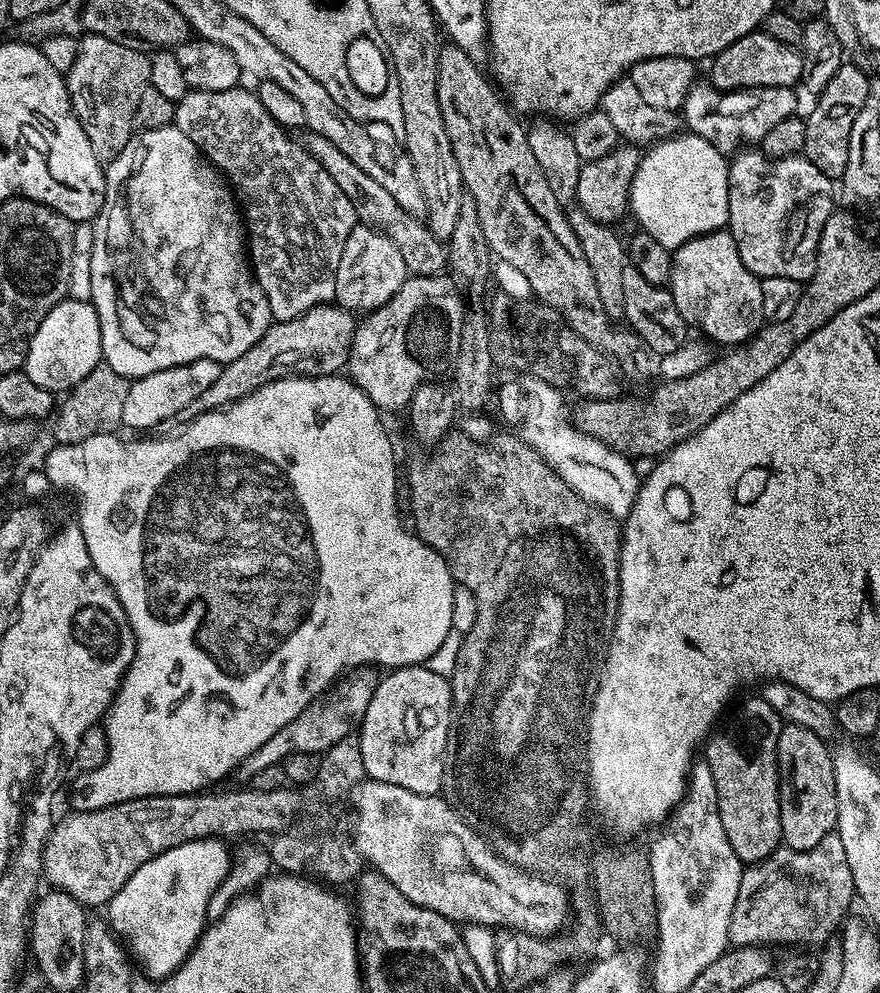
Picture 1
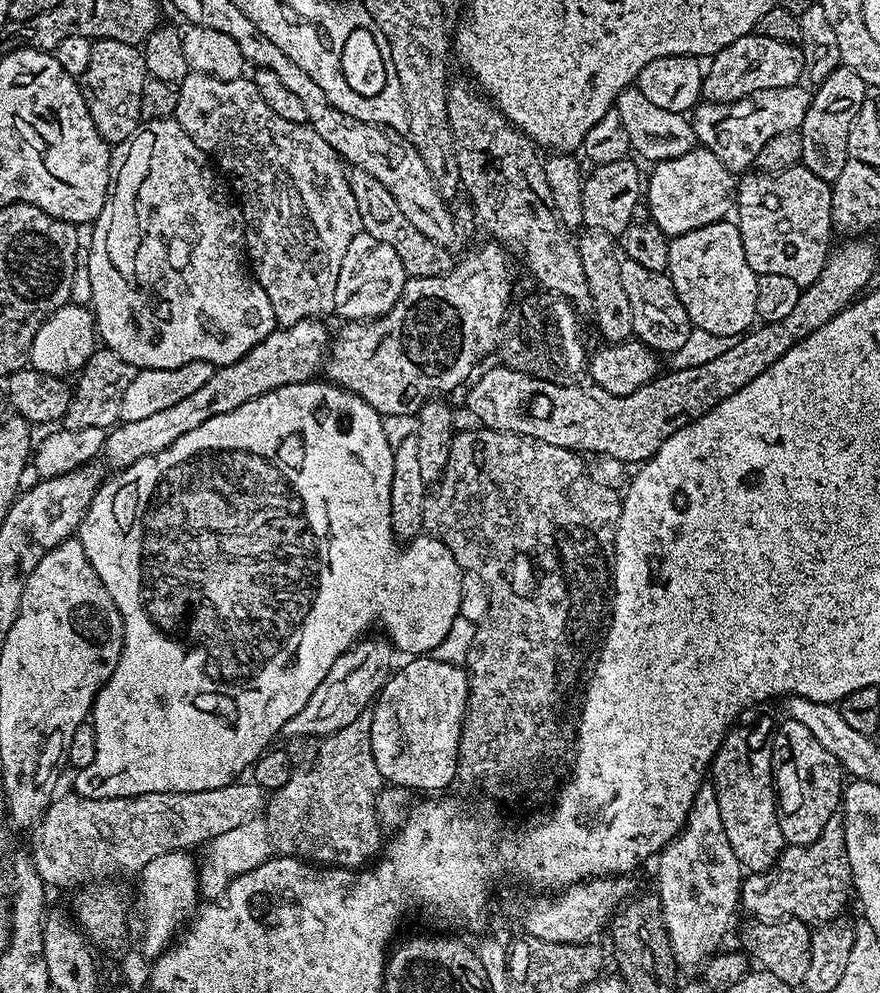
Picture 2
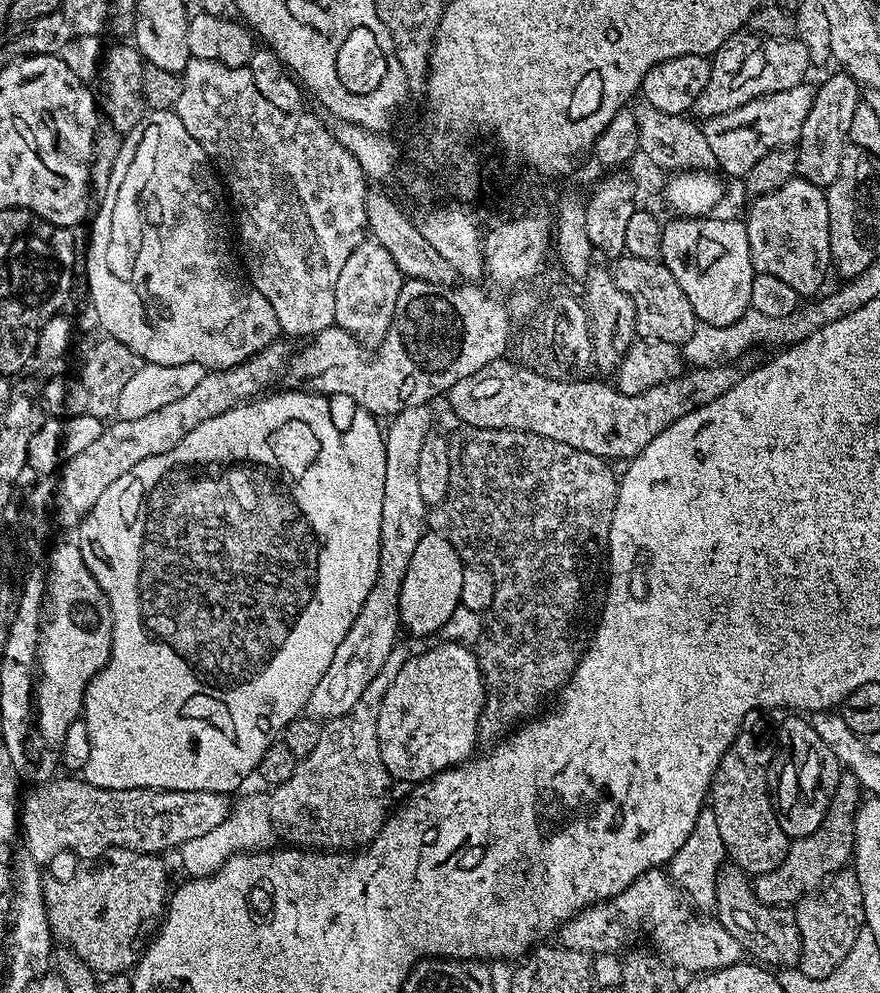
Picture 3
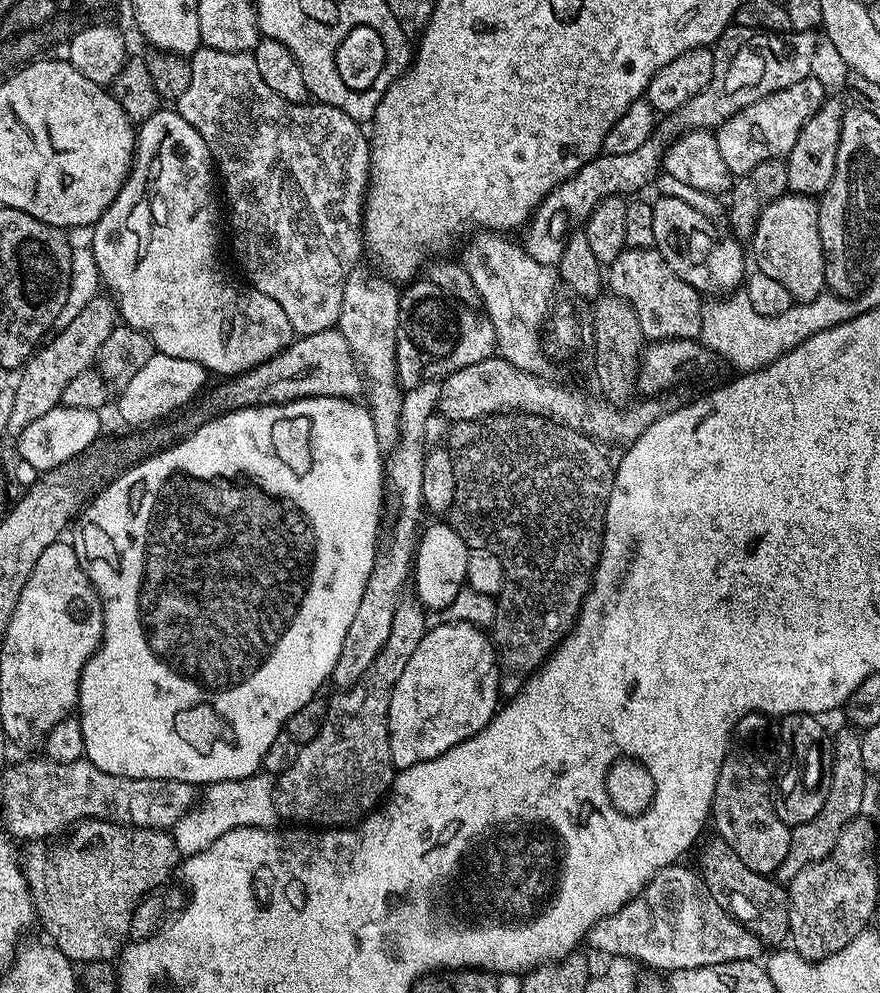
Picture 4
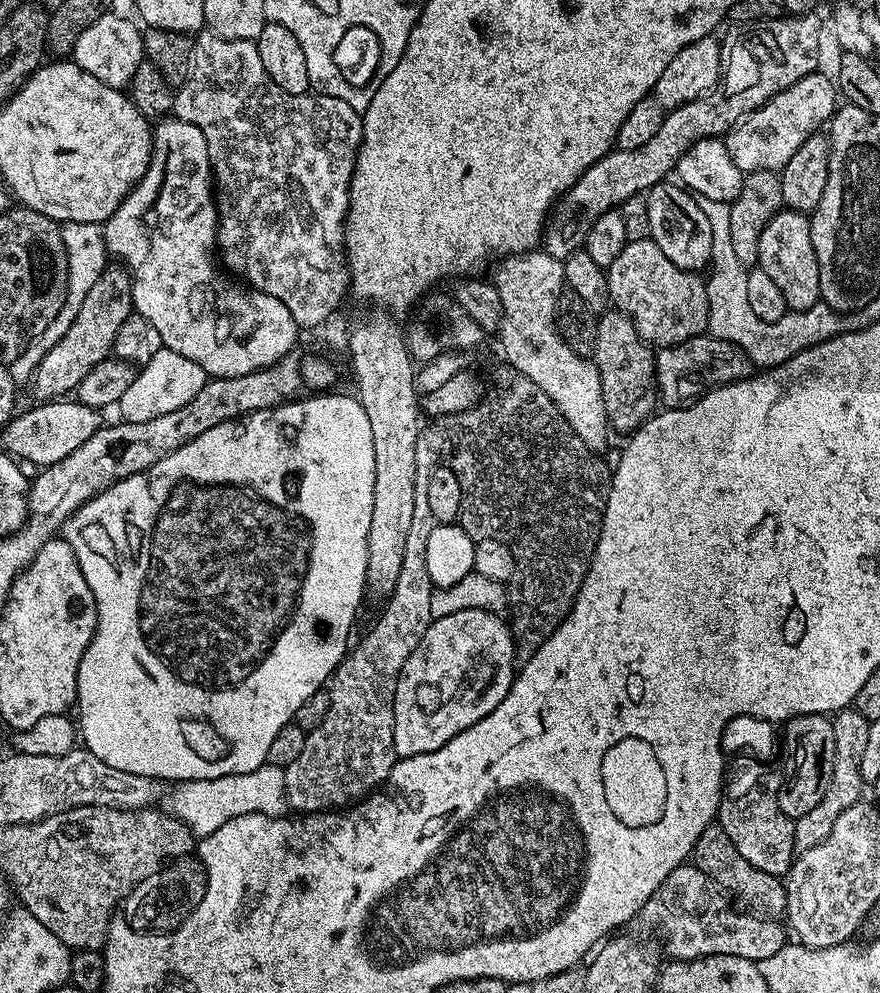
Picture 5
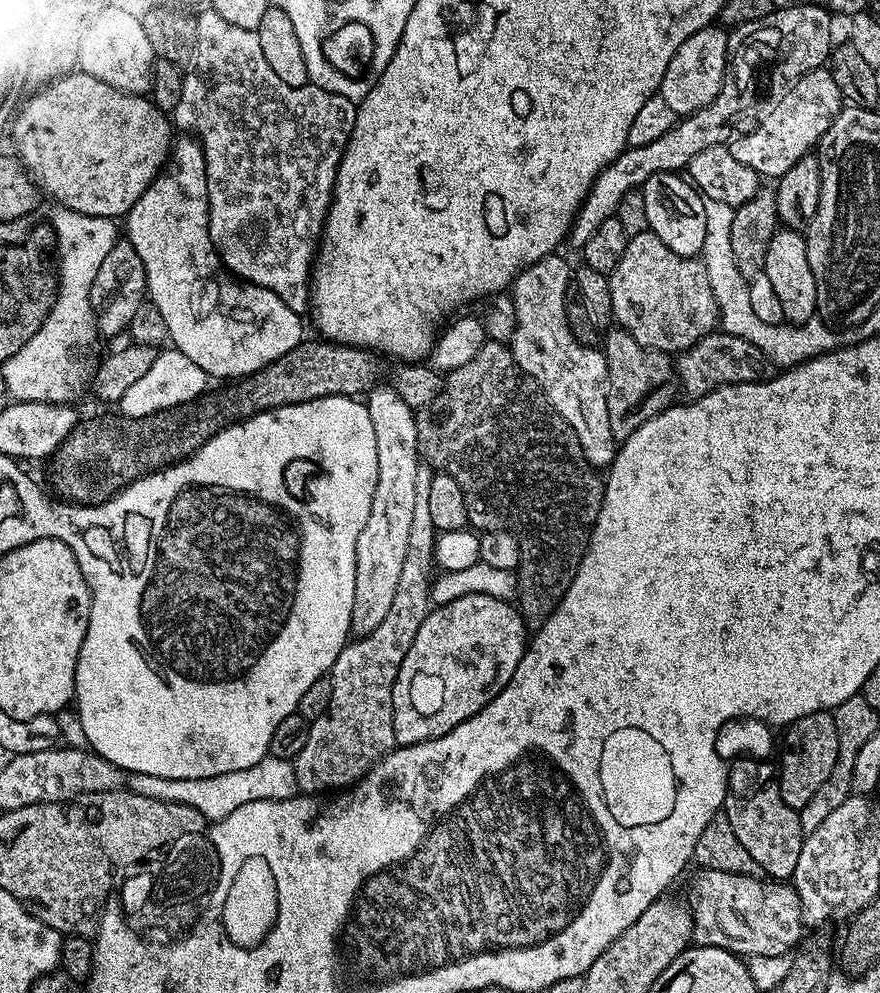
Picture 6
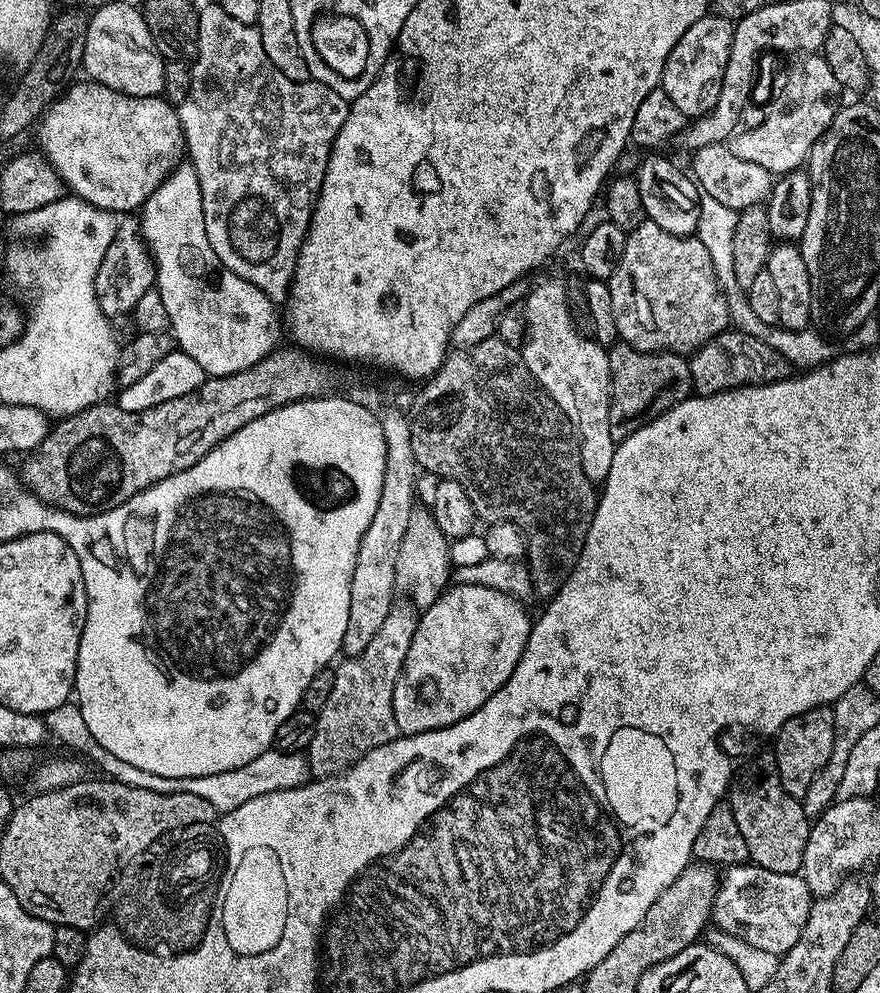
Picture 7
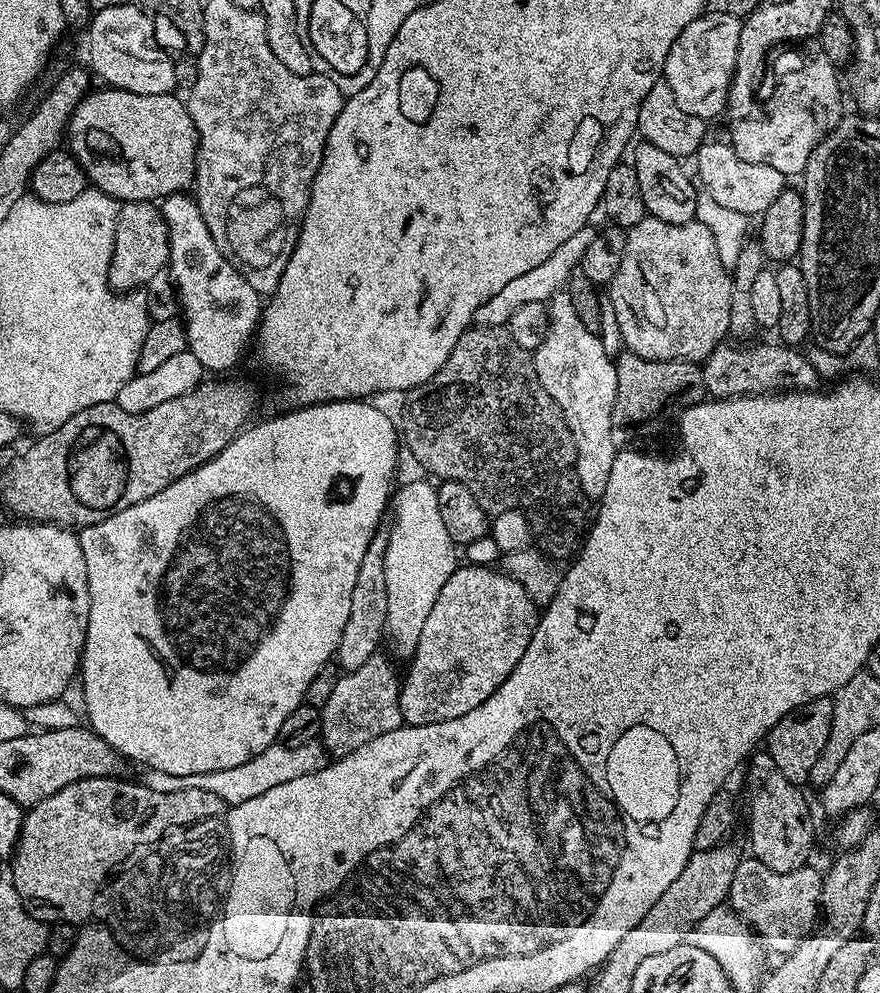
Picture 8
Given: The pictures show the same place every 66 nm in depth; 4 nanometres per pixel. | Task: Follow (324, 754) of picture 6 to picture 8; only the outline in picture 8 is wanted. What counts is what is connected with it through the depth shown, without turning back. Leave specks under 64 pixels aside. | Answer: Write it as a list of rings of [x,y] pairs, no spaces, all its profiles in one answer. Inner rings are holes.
[[[377,652],[368,658],[365,665],[360,666],[358,670],[339,675],[334,690],[332,690],[332,695],[321,709],[320,742],[323,749],[326,752],[328,750],[331,757],[339,758],[352,753],[358,747],[366,745],[367,742],[373,741],[374,738],[380,737],[383,733],[389,733],[390,730],[403,727],[399,685],[398,674],[396,676],[391,662],[382,652]]]

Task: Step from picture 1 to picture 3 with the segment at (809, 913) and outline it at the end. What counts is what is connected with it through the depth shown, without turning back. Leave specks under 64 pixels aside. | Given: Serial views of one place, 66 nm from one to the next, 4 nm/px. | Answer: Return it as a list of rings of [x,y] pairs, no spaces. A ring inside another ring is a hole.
[[[835,789],[826,810],[826,818],[822,818],[822,826],[818,826],[814,834],[793,839],[788,845],[784,861],[765,876],[755,877],[756,897],[763,904],[792,906],[803,896],[819,889],[829,876],[841,871],[847,865],[844,863],[852,860],[854,822],[861,803],[862,792],[840,792]]]

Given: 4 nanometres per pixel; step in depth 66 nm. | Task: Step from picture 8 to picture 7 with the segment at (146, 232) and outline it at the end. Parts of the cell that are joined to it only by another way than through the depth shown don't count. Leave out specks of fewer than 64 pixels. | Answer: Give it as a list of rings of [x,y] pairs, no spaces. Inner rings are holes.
[[[132,214],[121,215],[116,222],[114,242],[110,242],[110,250],[106,252],[106,258],[102,258],[102,266],[98,266],[96,275],[96,297],[102,310],[109,314],[131,313],[138,298],[154,287],[155,282],[156,261],[152,259],[148,241],[144,239],[141,221]]]

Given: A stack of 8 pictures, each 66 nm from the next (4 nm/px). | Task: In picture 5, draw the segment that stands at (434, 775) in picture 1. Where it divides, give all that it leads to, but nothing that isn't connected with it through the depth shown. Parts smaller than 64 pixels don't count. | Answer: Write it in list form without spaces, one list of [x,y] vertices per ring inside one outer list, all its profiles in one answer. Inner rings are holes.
[[[464,609],[429,624],[397,680],[393,700],[393,748],[397,757],[430,754],[430,750],[446,746],[450,738],[474,722],[482,722],[506,698],[518,649],[511,627],[498,617],[495,611]]]

